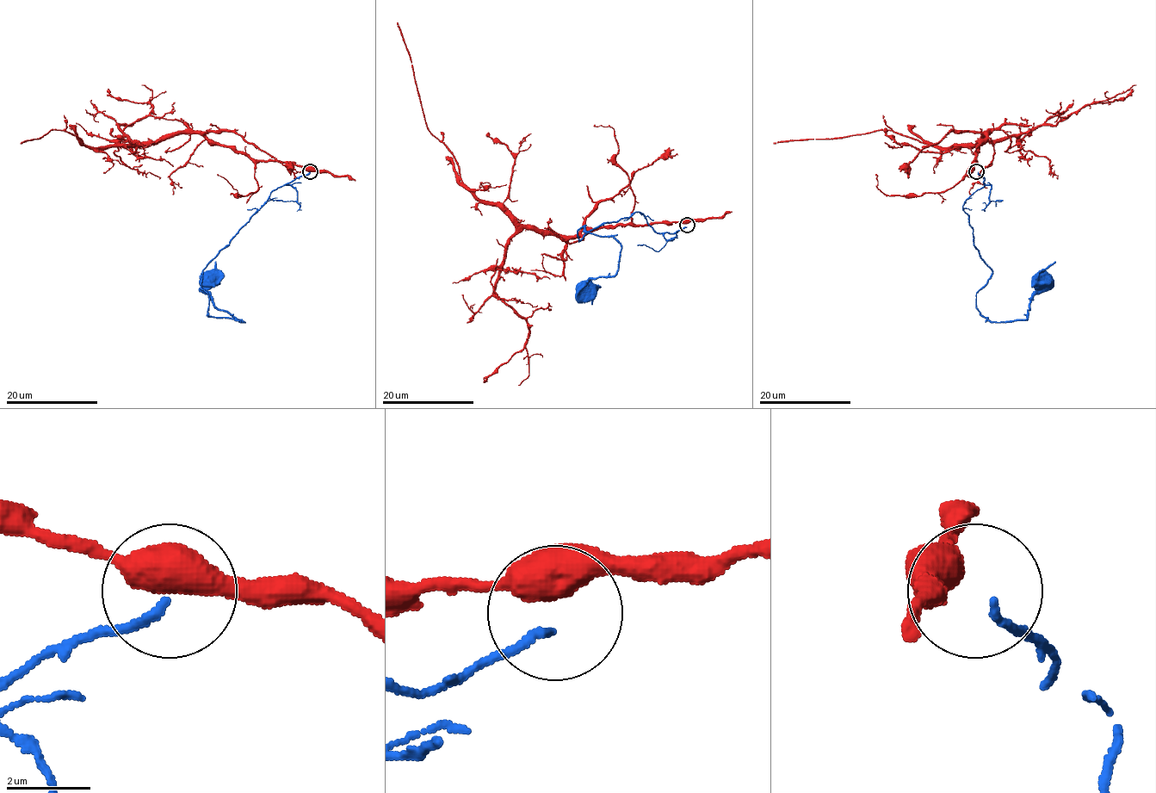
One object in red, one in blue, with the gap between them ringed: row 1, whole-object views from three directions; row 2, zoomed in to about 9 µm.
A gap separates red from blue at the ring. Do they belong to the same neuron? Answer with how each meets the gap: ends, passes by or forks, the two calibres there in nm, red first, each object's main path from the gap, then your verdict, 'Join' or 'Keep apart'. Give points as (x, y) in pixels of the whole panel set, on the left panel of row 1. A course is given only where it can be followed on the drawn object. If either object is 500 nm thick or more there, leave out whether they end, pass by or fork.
Thickness 850 nm (red) against 200 nm. Course of red: (310, 170), (250, 160), (199, 133), (88, 147), (77, 136), (52, 129), (40, 139), (21, 143). Course of blue: (310, 171), (275, 188), (202, 270), (201, 288), (207, 293), (208, 315), (245, 322), (214, 305), (207, 279). Keep apart

